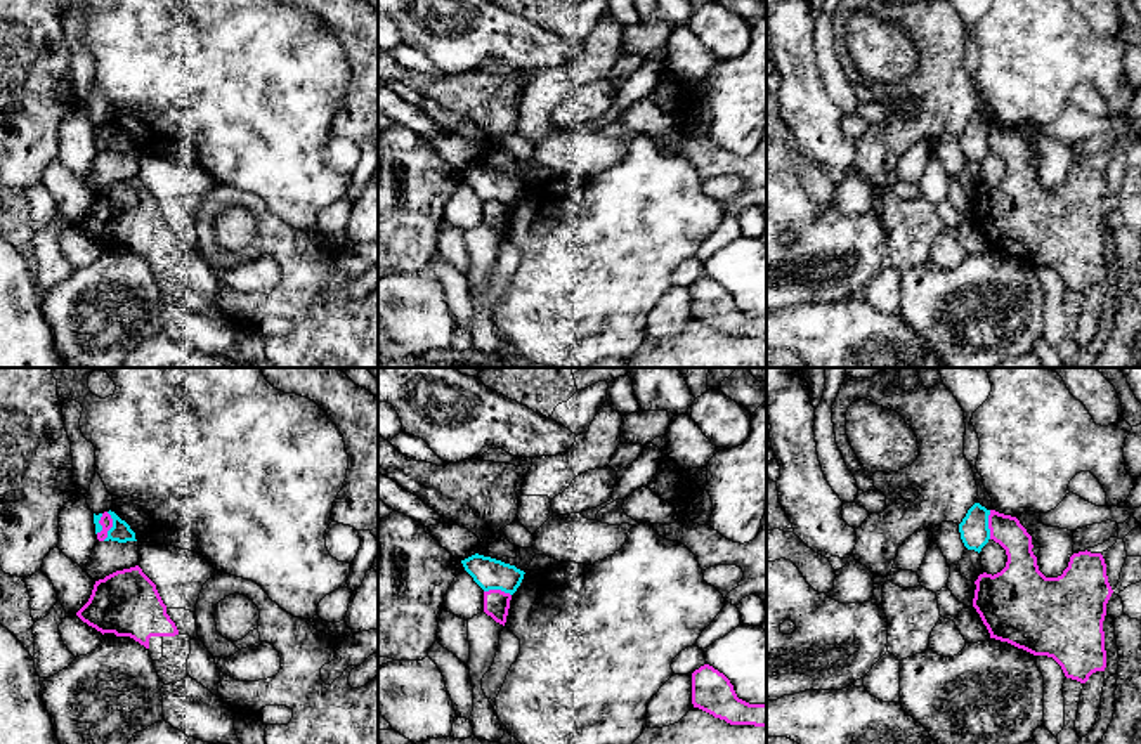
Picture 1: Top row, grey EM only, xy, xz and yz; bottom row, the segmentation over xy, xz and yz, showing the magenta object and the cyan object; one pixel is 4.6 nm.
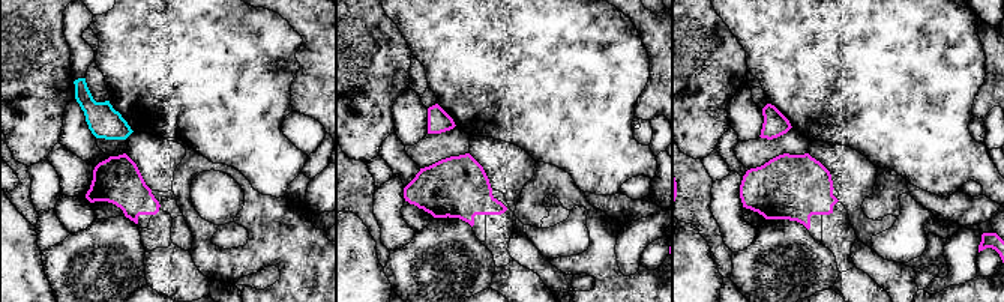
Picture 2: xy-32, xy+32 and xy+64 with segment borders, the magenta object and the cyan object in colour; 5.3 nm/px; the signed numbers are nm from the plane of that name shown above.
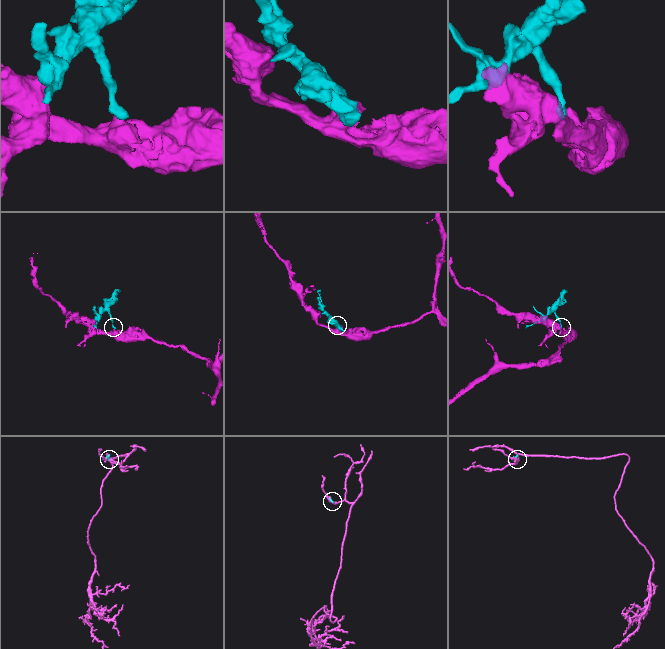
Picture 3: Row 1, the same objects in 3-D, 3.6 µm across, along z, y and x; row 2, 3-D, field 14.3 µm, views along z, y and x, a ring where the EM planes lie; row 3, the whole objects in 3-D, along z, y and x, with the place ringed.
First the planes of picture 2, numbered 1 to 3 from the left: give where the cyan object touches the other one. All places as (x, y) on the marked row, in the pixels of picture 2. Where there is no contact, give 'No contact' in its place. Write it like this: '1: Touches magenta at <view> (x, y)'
1: No contact
2: No contact
3: No contact

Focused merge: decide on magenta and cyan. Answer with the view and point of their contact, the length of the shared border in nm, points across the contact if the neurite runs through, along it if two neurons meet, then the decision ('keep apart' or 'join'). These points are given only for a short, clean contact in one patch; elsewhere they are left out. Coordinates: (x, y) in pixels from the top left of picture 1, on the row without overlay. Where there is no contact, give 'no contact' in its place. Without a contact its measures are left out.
meets magenta in xy at (111, 137); contact 140 nm long; border along xy (108, 124), (111, 139), (103, 151); keep apart

